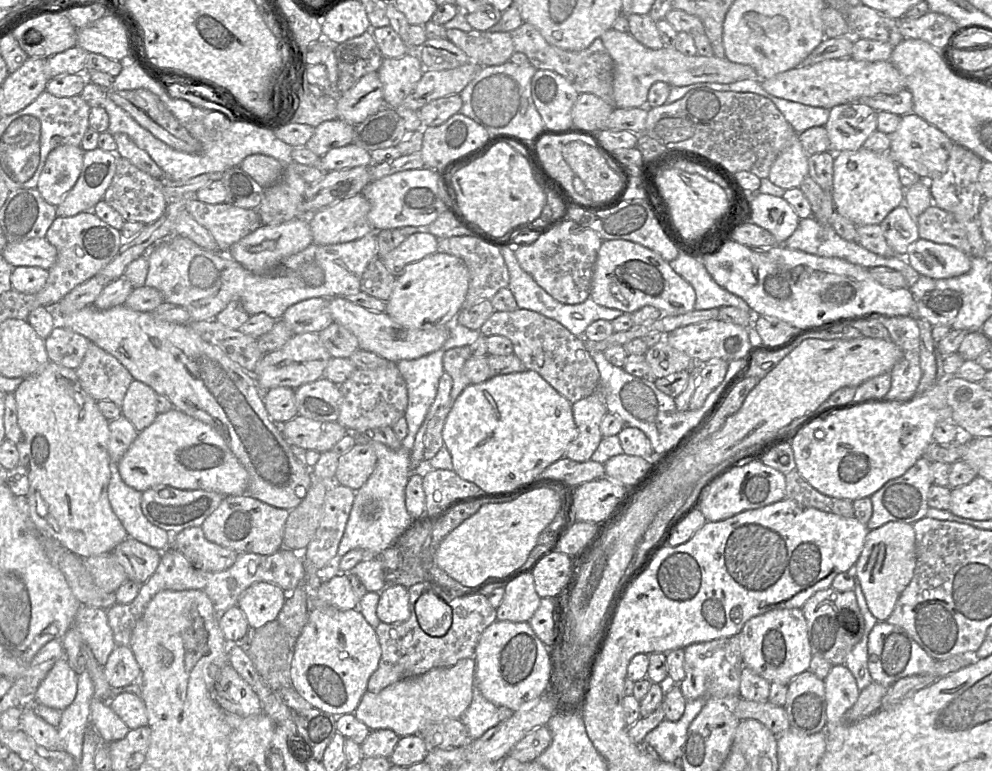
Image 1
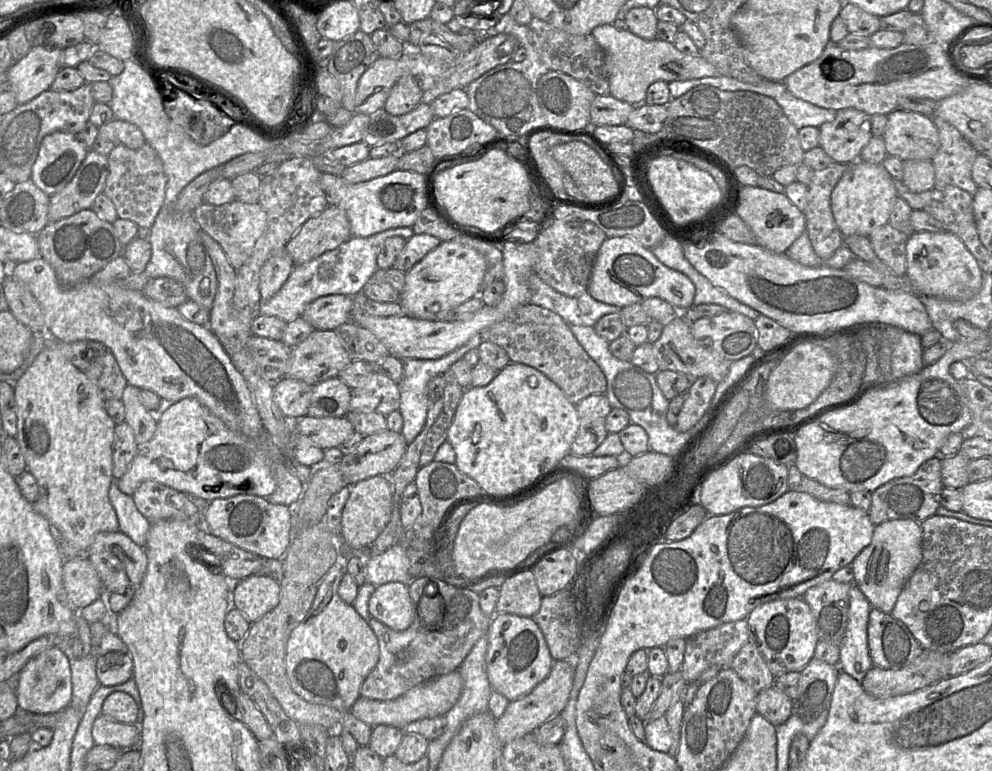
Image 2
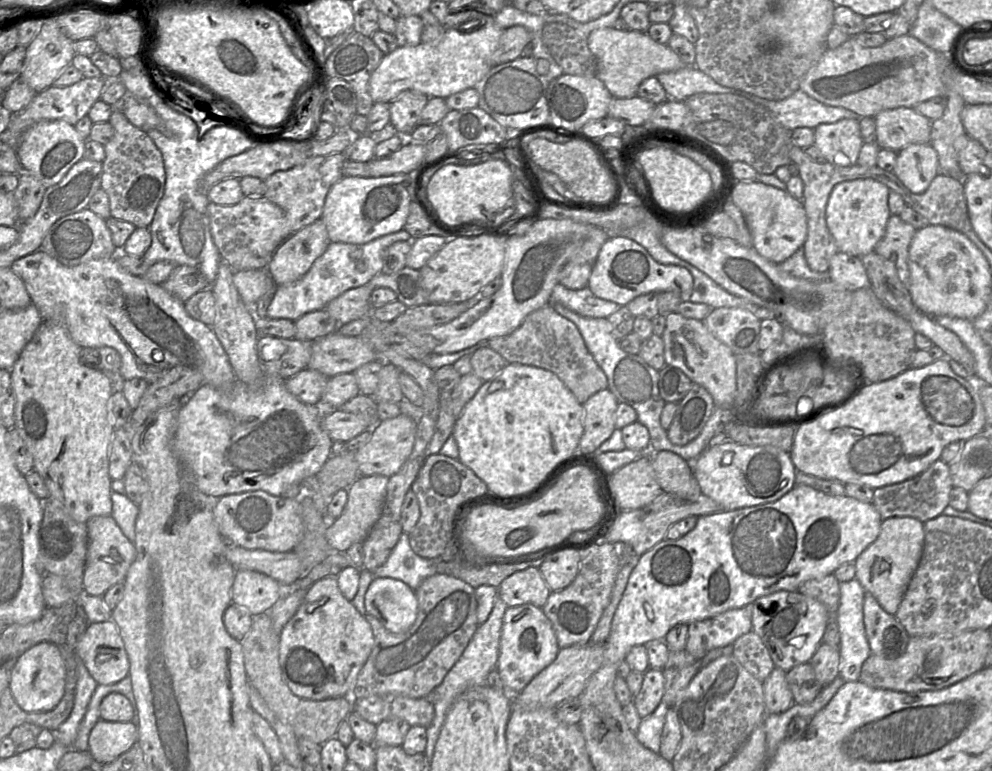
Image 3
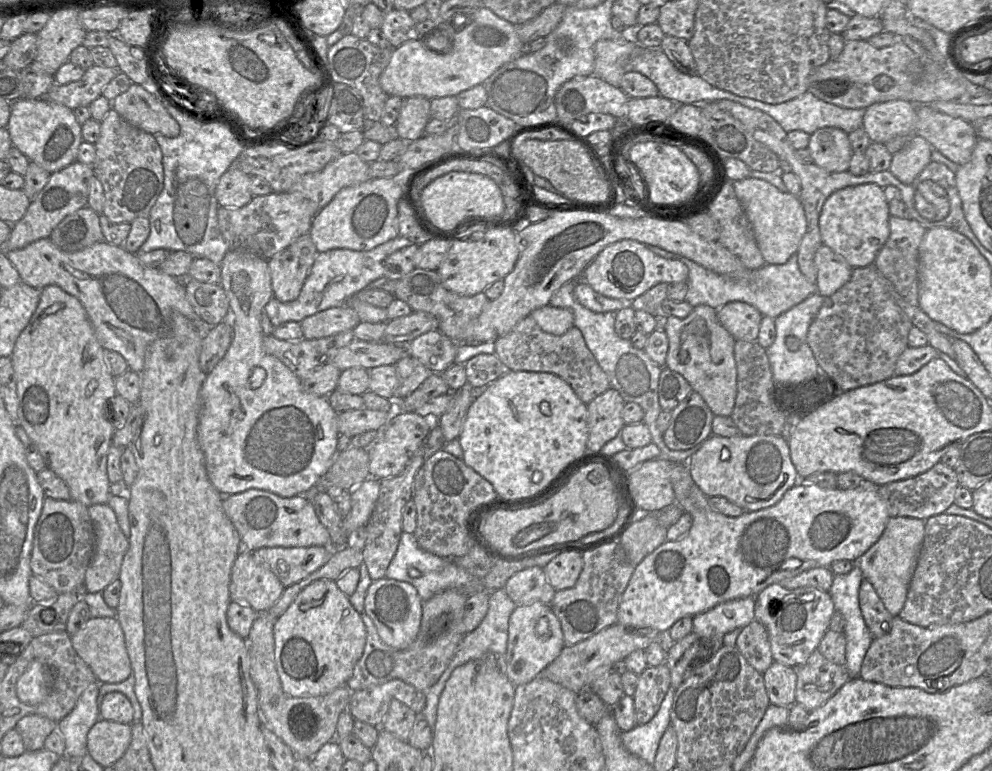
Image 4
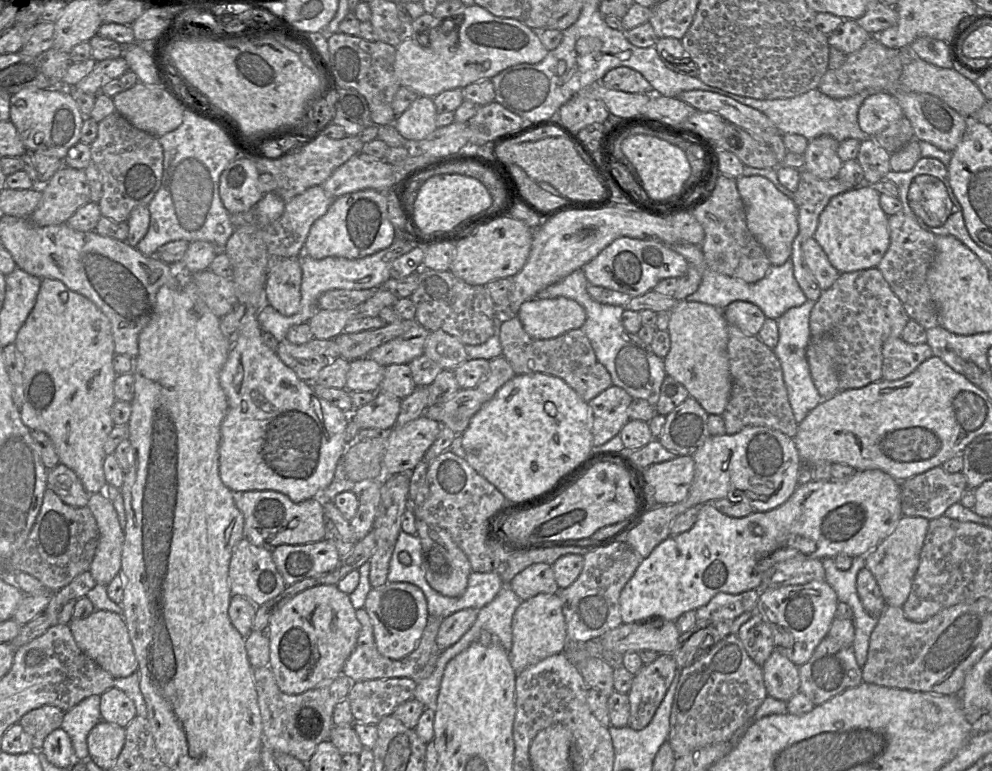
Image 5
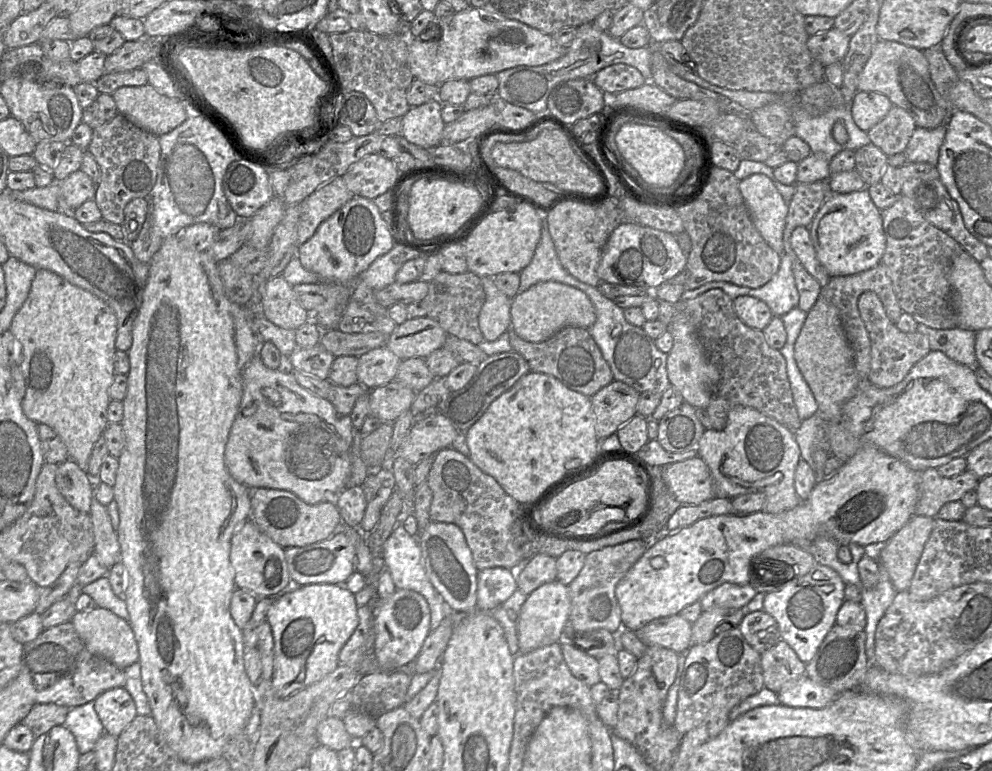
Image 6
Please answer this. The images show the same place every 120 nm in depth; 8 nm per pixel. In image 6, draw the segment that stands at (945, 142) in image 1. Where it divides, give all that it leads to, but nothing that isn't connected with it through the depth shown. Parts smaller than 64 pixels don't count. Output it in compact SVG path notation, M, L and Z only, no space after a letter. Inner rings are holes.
M857 91L851 104L854 123L862 131L869 131L880 122L894 106L883 94Z

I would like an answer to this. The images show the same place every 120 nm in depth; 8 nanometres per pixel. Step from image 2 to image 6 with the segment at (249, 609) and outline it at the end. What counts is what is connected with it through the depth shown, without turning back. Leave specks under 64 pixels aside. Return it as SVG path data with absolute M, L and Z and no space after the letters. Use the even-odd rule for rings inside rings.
M248 519L237 529L231 540L230 563L236 588L252 593L257 599L277 597L292 586L284 557L284 548L264 534Z

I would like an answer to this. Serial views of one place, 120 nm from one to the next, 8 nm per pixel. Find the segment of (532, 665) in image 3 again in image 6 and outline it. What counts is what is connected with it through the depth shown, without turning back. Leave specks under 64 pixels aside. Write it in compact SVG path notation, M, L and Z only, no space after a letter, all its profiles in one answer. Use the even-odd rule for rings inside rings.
M559 580L544 583L530 594L521 606L517 628L519 653L528 653L540 647L558 642L570 614L568 585Z

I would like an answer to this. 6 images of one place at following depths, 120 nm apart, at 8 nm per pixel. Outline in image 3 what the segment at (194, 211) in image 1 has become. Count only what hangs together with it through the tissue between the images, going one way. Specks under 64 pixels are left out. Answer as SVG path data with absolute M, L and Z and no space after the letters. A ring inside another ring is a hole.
M244 196L239 203L229 206L210 202L207 212L221 259L234 271L266 269L276 249L290 236L284 211L264 196Z

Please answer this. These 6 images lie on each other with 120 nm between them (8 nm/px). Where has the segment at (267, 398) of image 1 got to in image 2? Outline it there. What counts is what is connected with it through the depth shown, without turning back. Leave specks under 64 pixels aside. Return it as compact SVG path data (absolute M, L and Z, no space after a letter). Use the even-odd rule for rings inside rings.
M289 377L274 383L274 400L288 418L300 419L308 415L313 386Z

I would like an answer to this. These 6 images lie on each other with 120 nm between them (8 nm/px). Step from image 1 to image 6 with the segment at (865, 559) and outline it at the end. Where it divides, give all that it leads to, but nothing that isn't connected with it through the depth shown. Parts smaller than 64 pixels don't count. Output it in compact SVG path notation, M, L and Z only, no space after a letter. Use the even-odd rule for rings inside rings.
M912 518L880 547L879 566L885 570L897 592L909 588L917 563L932 532L934 518Z

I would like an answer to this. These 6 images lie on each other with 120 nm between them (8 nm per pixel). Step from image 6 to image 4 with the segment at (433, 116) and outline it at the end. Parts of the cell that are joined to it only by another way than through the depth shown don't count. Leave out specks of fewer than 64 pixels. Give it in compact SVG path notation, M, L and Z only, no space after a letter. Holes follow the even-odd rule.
M413 96L403 99L400 113L394 124L400 139L417 140L424 135L430 119L430 100Z

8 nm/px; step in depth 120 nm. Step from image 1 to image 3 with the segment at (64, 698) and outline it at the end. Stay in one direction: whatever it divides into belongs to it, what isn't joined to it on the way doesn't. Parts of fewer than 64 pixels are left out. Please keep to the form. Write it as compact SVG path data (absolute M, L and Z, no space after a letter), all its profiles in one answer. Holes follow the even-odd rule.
M41 642L26 650L10 672L9 688L16 703L26 712L53 710L65 693L66 668L58 645Z

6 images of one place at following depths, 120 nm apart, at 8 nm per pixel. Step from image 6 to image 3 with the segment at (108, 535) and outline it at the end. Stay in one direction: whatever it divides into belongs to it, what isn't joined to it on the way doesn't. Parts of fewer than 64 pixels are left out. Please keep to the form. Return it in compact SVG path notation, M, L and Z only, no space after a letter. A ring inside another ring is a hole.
M112 515L93 516L86 524L88 546L83 577L84 593L103 596L116 583L123 583L127 571L136 557L136 549L134 543L123 534Z

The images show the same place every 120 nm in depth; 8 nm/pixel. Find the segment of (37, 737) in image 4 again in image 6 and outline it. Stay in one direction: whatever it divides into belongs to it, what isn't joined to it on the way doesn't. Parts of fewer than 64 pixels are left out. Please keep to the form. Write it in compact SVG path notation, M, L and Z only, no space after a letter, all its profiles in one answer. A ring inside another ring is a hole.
M55 703L34 706L21 721L37 738L55 726L61 726L69 712L69 708Z

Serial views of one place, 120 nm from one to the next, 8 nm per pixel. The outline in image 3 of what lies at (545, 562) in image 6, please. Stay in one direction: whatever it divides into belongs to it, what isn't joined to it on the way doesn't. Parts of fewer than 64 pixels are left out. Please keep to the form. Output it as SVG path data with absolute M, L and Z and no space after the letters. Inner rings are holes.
M535 567L513 573L498 588L498 596L508 607L533 604L543 608L550 594L539 568Z

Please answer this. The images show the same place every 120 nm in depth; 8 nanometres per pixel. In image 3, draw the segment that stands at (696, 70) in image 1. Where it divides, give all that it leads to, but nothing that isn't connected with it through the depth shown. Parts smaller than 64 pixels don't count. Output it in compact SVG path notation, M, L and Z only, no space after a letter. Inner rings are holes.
M614 27L596 29L589 34L587 43L596 59L596 76L604 83L614 98L632 98L636 96L640 84L645 79L687 66L668 44L656 42L646 32L637 30L623 31Z

